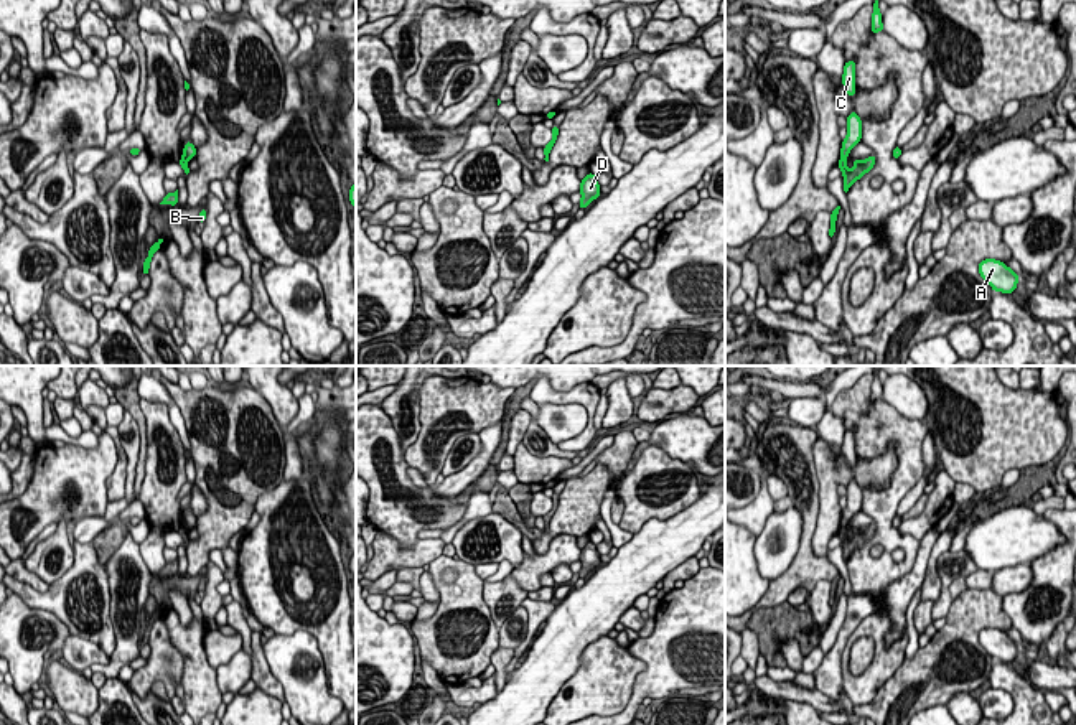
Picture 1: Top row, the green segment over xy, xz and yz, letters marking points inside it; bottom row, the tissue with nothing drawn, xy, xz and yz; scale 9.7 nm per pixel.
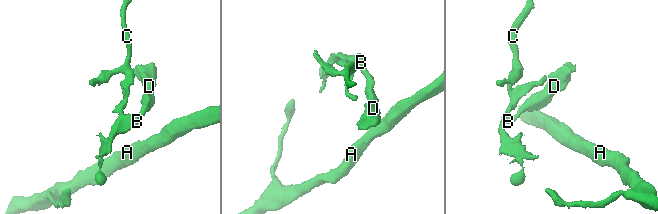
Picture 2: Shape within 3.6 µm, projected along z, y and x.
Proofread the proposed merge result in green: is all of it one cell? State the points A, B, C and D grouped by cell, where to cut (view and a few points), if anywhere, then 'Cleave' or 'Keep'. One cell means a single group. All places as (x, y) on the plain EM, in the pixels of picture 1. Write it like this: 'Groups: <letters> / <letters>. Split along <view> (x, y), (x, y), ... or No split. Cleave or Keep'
Groups: A C / B D. Split along yz (846, 526), (841, 529). Cleave

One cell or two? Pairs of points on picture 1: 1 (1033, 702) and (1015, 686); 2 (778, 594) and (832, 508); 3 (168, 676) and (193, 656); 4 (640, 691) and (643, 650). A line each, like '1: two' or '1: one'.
1: one
2: two
3: two
4: one

